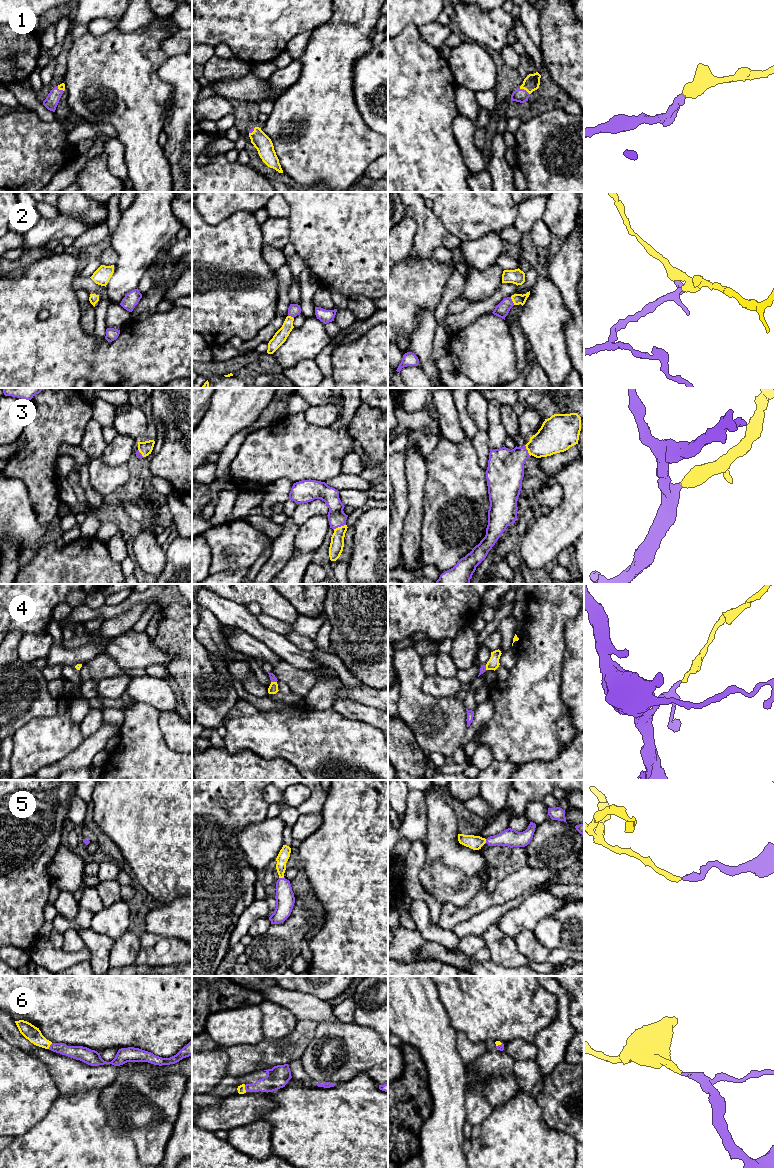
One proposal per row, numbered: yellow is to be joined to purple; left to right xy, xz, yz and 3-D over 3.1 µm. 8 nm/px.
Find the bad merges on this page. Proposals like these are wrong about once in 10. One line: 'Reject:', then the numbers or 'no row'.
Reject: no row

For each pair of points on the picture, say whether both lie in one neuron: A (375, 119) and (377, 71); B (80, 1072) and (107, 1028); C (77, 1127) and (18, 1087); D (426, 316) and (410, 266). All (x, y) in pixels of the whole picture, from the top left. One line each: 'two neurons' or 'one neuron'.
A: one neuron
B: two neurons
C: two neurons
D: two neurons

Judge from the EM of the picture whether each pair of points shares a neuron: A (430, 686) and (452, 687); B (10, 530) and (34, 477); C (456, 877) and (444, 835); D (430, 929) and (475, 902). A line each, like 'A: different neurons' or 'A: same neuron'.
A: same neuron
B: different neurons
C: same neuron
D: different neurons

